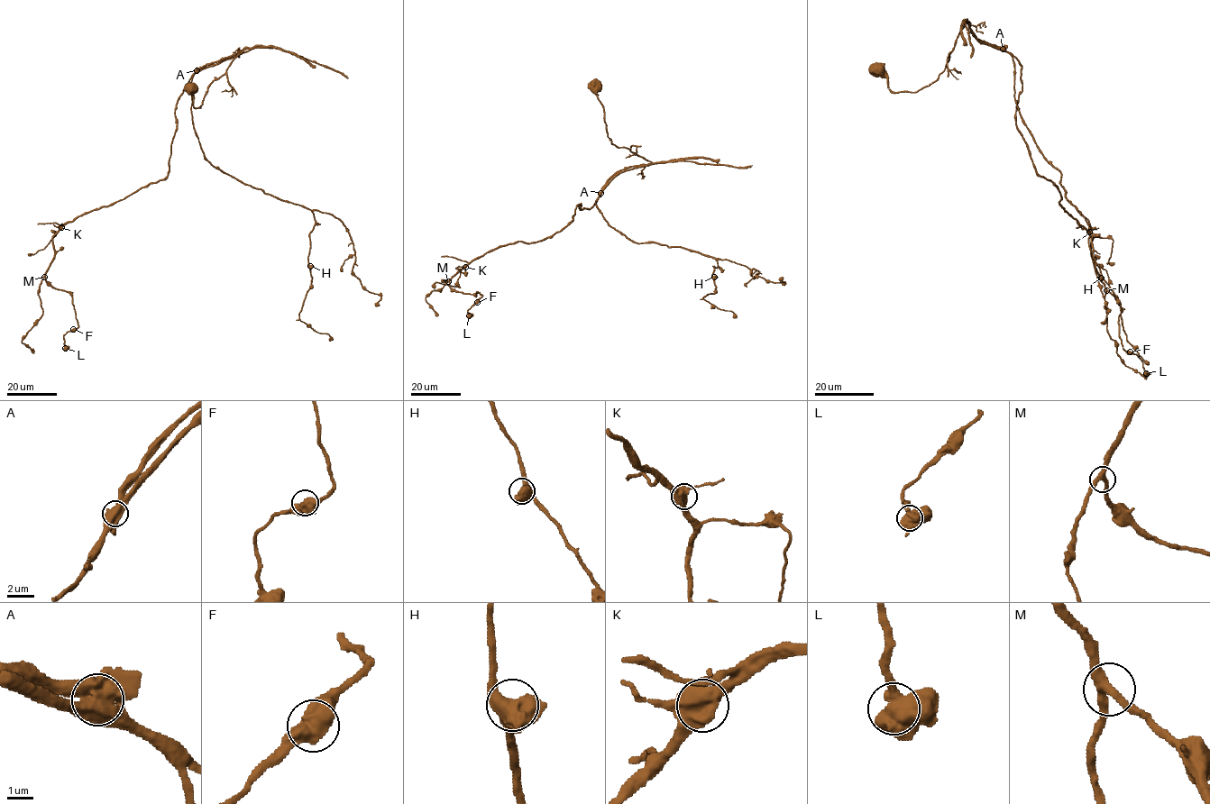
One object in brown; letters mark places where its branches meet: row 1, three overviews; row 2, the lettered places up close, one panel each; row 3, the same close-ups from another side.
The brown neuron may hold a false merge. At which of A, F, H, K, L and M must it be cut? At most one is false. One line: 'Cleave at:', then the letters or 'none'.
Cleave at: A

